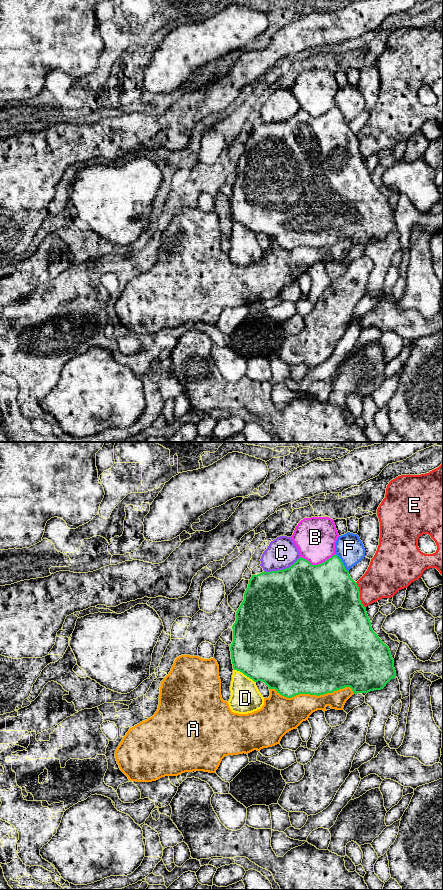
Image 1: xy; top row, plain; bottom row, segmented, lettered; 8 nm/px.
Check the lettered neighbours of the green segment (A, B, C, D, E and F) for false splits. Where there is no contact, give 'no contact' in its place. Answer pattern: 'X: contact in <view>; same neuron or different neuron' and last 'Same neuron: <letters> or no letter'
A: contact in xy; different neuron
B: contact in xy; different neuron
C: contact in xy; different neuron
D: contact in xy; different neuron
E: contact in xy; different neuron
F: contact in xy; different neuron
Same neuron: no letter

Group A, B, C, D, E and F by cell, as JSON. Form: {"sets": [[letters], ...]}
{"sets": [["A"], ["B"], ["C"], ["D"], ["E"], ["F"]]}

